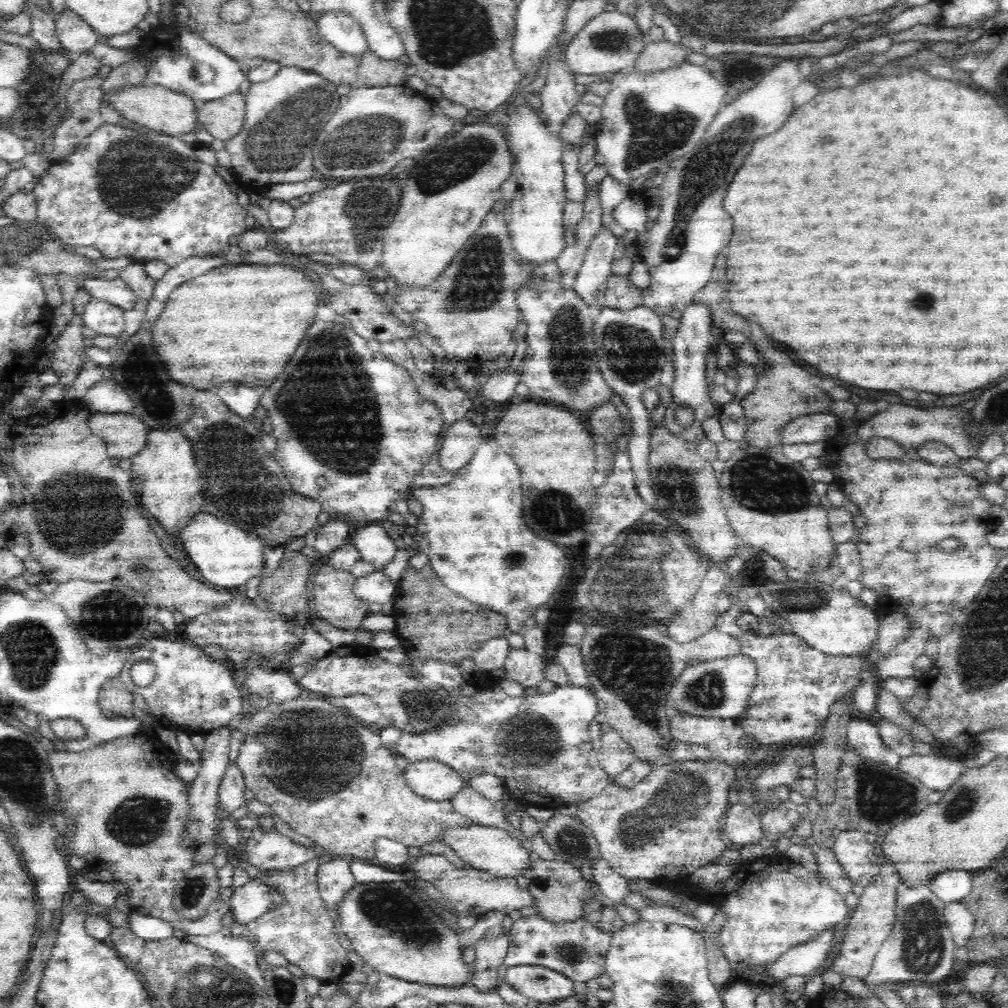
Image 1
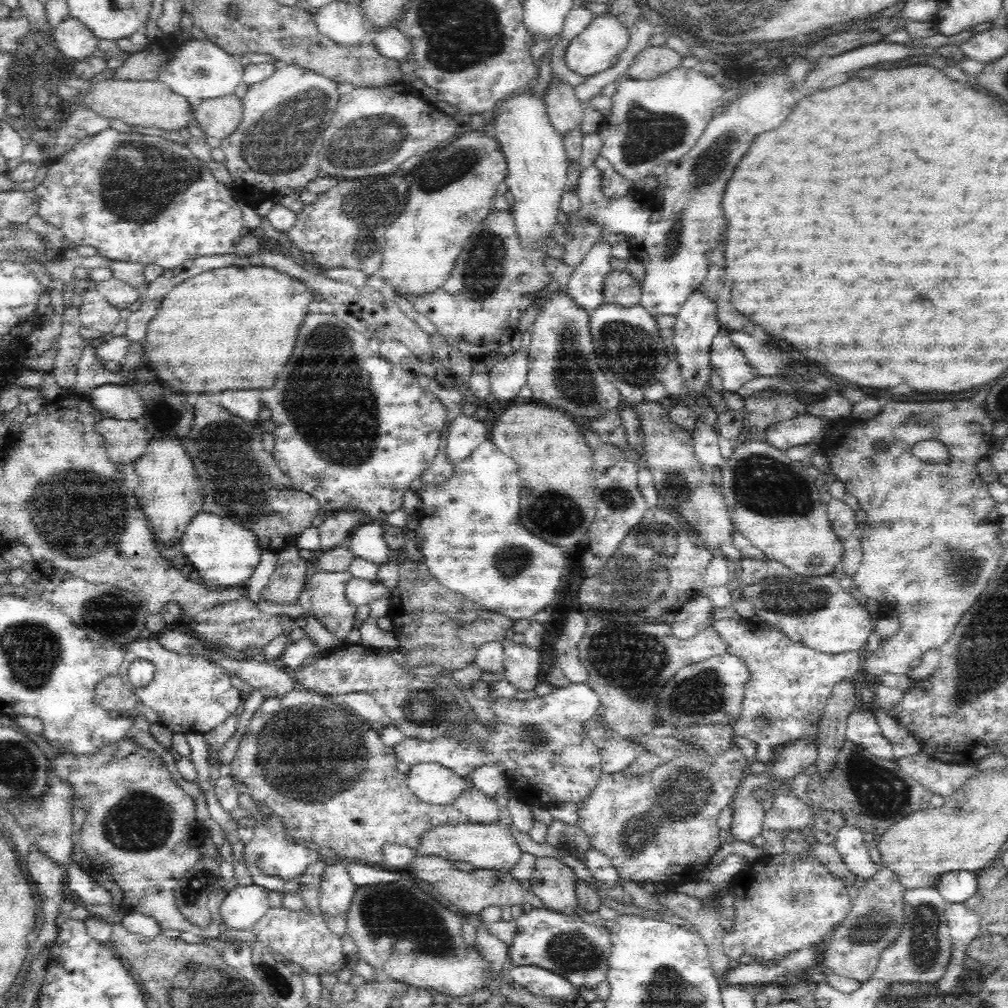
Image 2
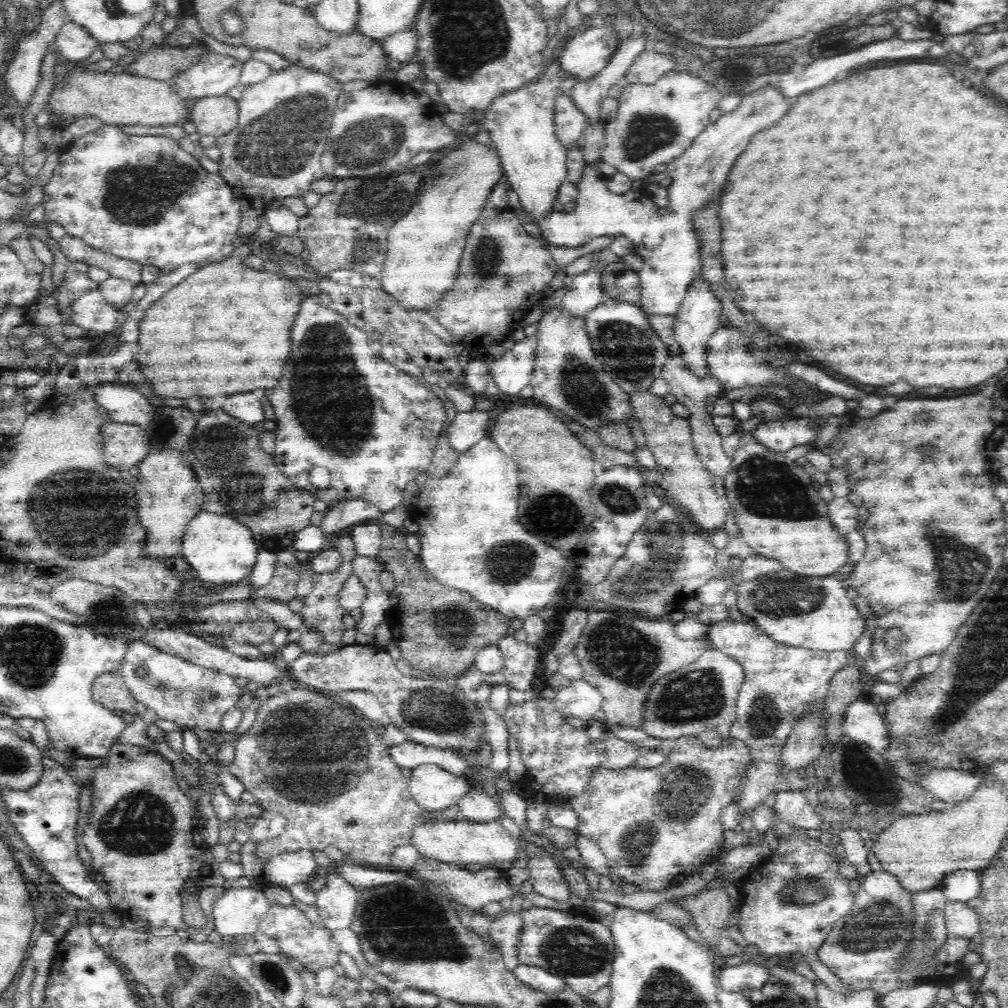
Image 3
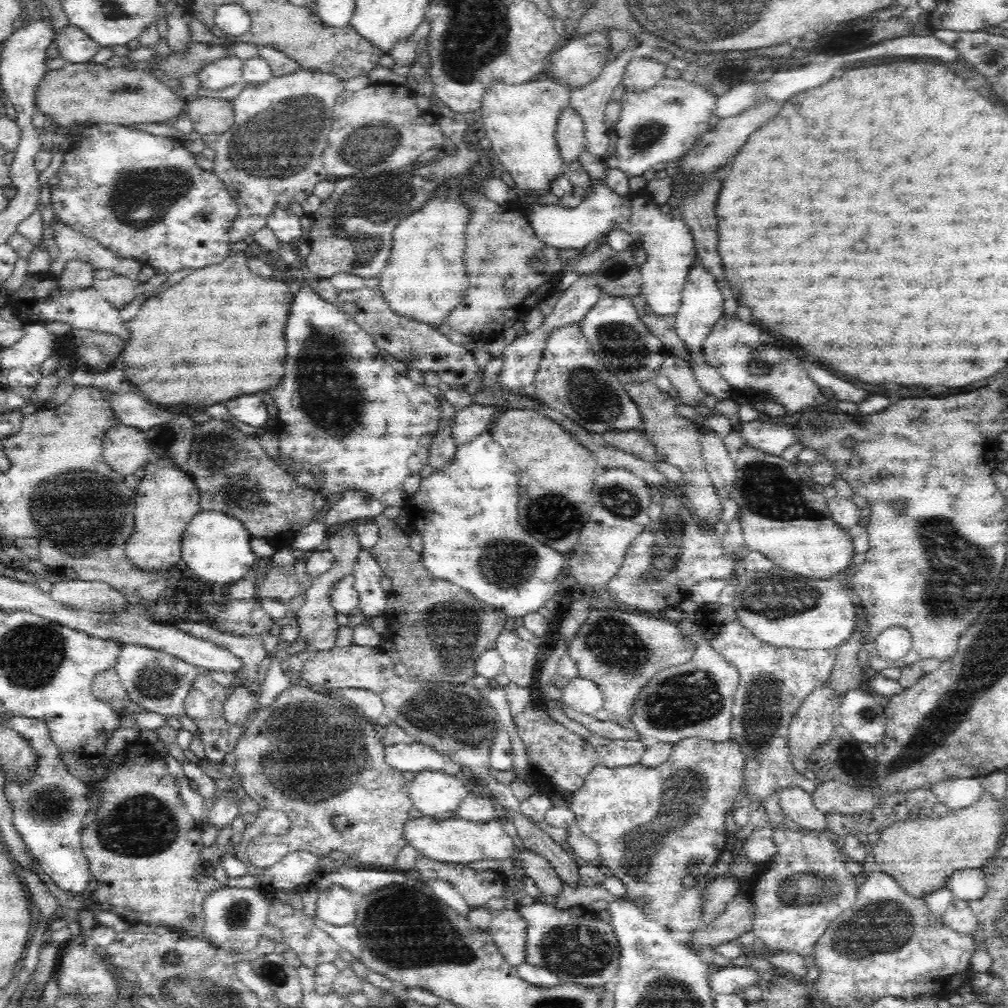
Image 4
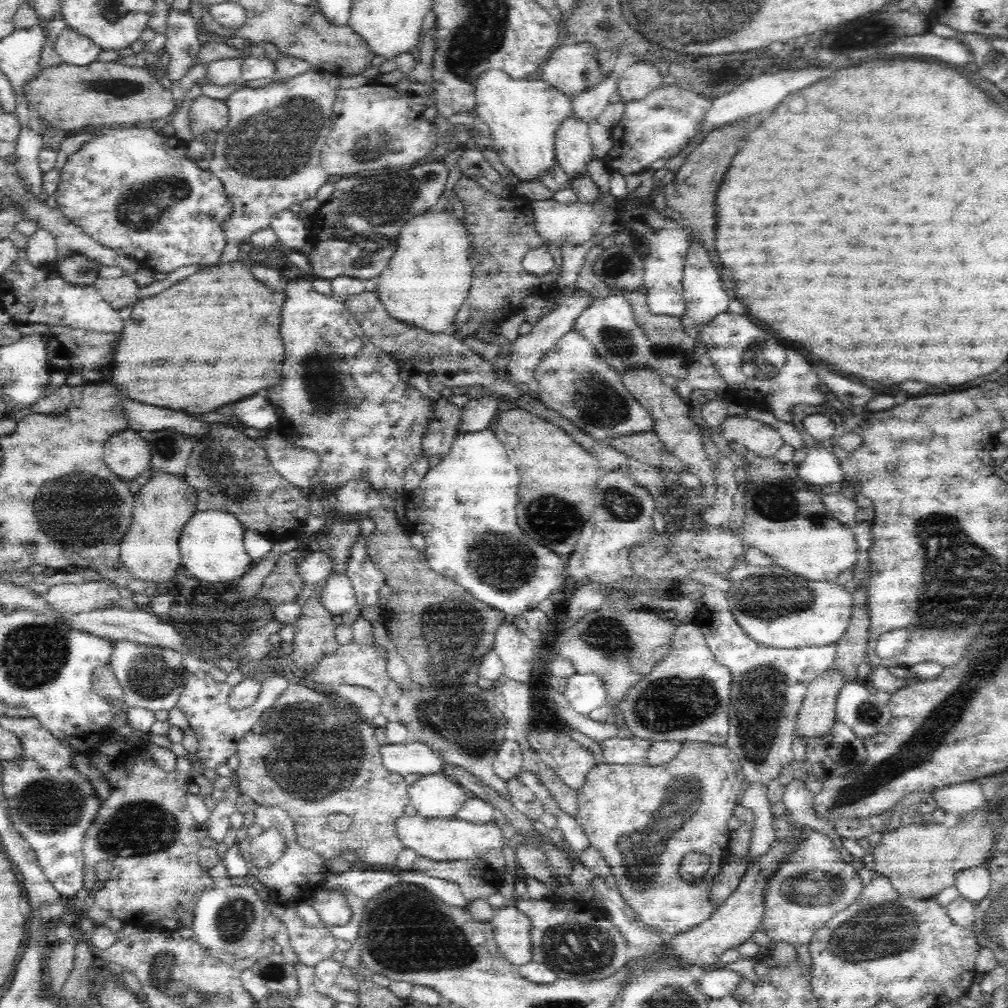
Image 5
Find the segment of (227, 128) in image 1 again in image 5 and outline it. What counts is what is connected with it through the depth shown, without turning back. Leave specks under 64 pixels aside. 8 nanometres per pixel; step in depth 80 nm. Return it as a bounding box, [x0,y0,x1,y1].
[189,95,229,138]

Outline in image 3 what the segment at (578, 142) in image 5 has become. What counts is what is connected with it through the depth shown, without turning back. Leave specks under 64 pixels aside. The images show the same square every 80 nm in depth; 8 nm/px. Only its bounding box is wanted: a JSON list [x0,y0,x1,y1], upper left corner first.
[552,94,587,147]

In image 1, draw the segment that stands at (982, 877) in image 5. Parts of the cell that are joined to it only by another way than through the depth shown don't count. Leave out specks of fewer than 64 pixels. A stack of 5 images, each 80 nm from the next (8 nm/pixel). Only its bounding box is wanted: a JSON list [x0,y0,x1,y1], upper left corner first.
[926,870,972,904]

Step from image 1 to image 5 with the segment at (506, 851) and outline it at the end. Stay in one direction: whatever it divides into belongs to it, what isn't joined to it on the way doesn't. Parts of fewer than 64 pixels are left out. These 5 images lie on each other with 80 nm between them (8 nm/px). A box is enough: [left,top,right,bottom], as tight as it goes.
[396,816,513,861]

